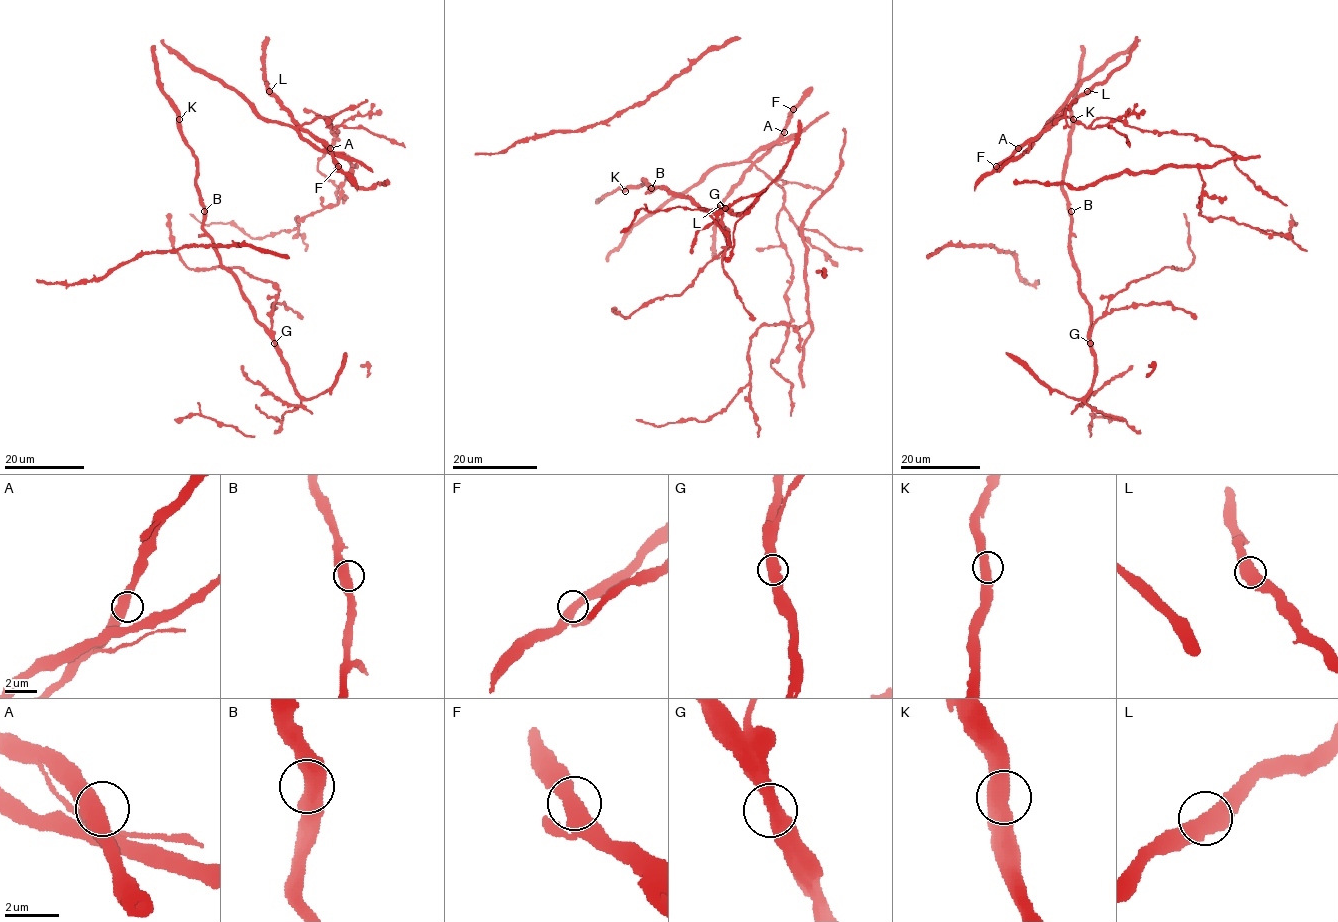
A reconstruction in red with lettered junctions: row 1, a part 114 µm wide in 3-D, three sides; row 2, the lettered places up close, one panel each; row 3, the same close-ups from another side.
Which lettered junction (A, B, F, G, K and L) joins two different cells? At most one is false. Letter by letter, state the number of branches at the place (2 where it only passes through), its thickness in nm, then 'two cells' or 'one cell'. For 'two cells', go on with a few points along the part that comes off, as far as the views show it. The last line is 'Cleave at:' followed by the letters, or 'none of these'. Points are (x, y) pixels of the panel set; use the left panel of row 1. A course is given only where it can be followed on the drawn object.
A: branches 2; calibre 550 nm; one cell
B: branches 2; calibre 550 nm; one cell
F: branches 2; calibre 500 nm; one cell
G: branches 2; calibre 550 nm; one cell
K: branches 2; calibre 600 nm; one cell
L: branches 2; calibre 550 nm; one cell
Cleave at: none of these

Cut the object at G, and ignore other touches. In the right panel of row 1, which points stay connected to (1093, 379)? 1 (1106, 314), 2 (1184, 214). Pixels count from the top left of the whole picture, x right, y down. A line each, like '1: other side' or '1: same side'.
1: other side
2: other side

